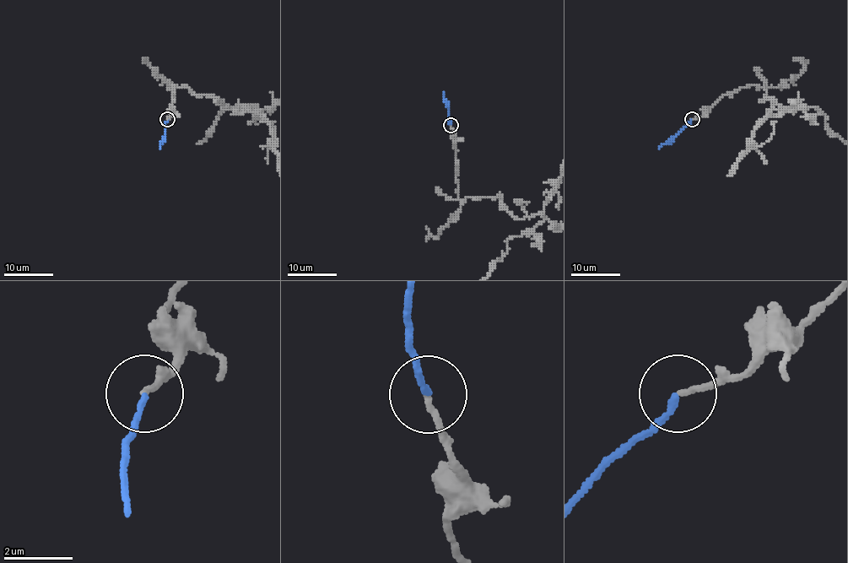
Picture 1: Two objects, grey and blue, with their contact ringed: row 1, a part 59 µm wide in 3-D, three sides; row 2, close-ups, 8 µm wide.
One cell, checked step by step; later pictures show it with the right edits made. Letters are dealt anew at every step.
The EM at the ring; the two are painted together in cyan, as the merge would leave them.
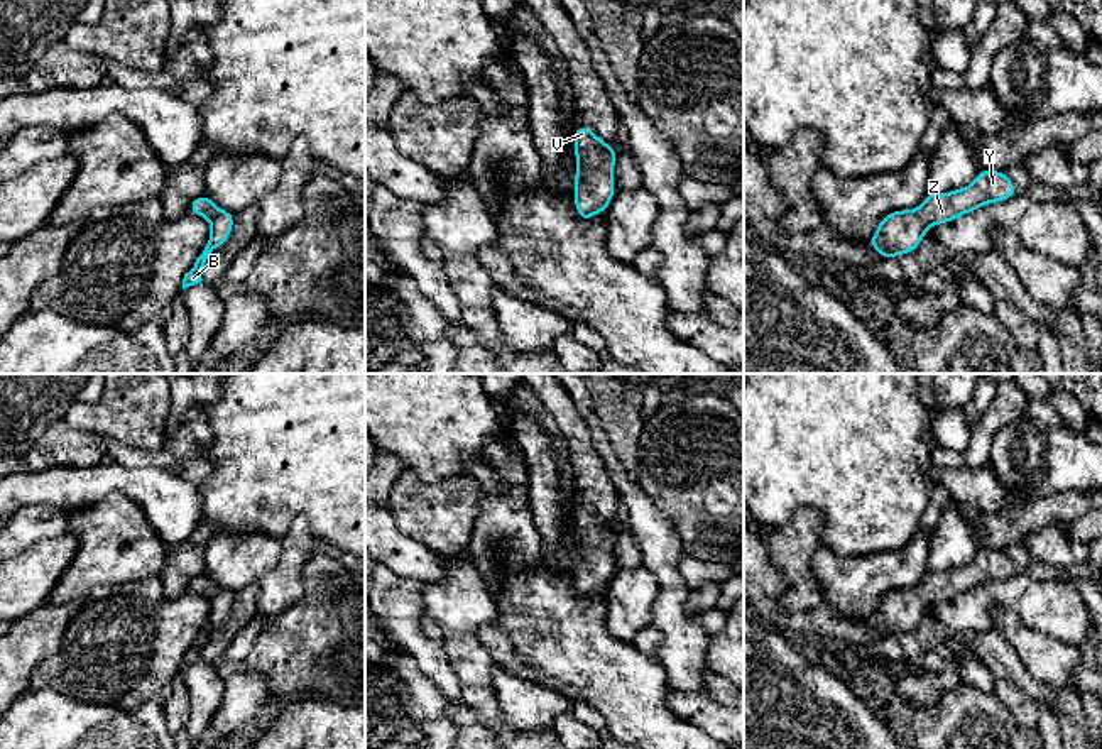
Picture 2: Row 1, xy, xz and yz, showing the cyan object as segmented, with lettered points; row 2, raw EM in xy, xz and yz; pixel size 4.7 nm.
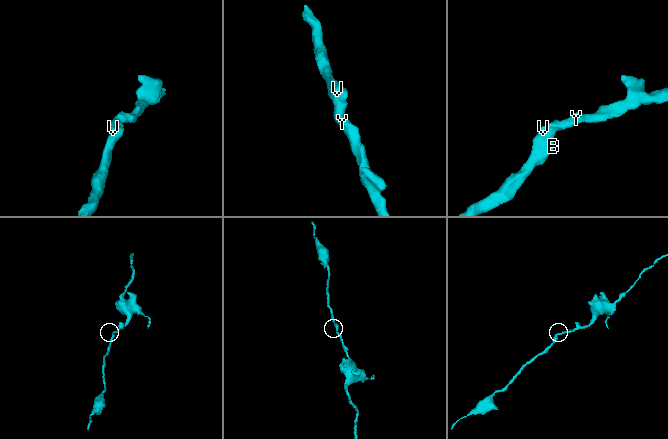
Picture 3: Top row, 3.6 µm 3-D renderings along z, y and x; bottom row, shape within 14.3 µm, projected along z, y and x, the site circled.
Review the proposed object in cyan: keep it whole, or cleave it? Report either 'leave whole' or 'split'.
leave whole

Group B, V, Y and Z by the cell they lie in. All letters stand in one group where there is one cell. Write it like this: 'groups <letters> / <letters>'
groups B V Y Z

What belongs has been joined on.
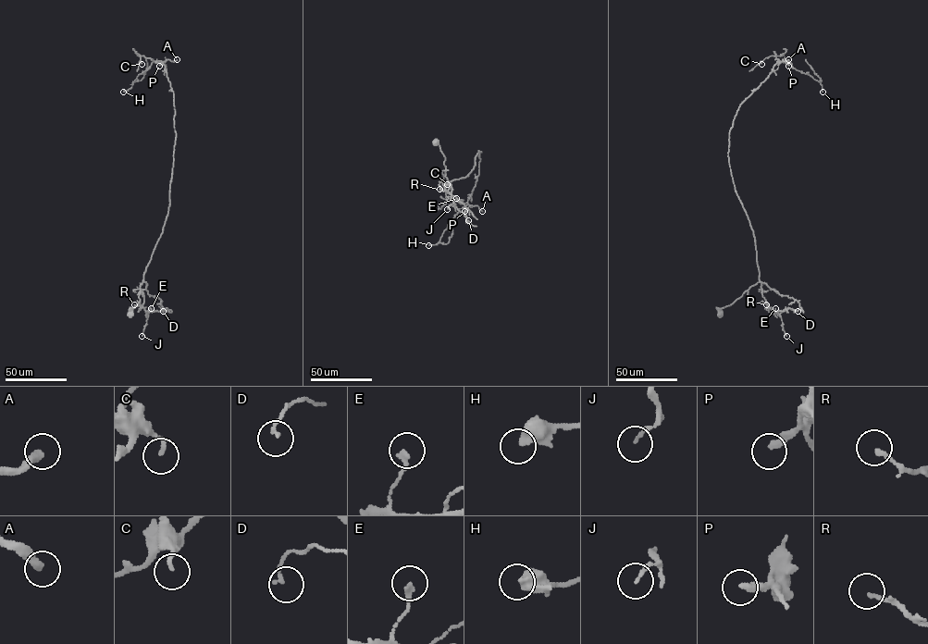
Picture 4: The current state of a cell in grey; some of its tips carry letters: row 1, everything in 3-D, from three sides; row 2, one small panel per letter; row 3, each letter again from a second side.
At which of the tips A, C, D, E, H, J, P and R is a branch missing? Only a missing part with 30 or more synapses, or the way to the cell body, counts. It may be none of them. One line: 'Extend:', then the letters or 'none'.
Extend: A, P

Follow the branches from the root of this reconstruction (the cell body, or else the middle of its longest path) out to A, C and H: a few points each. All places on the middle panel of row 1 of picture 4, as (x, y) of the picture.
A: (436, 142), (445, 157), (448, 182), (467, 176), (481, 152), (478, 175), (467, 204), (482, 211)
C: (436, 142), (445, 157), (448, 182), (467, 176), (481, 152), (478, 175), (466, 203), (447, 200), (447, 184)
H: (436, 142), (445, 157), (448, 182), (467, 176), (481, 152), (467, 204), (458, 210), (438, 244), (428, 245)

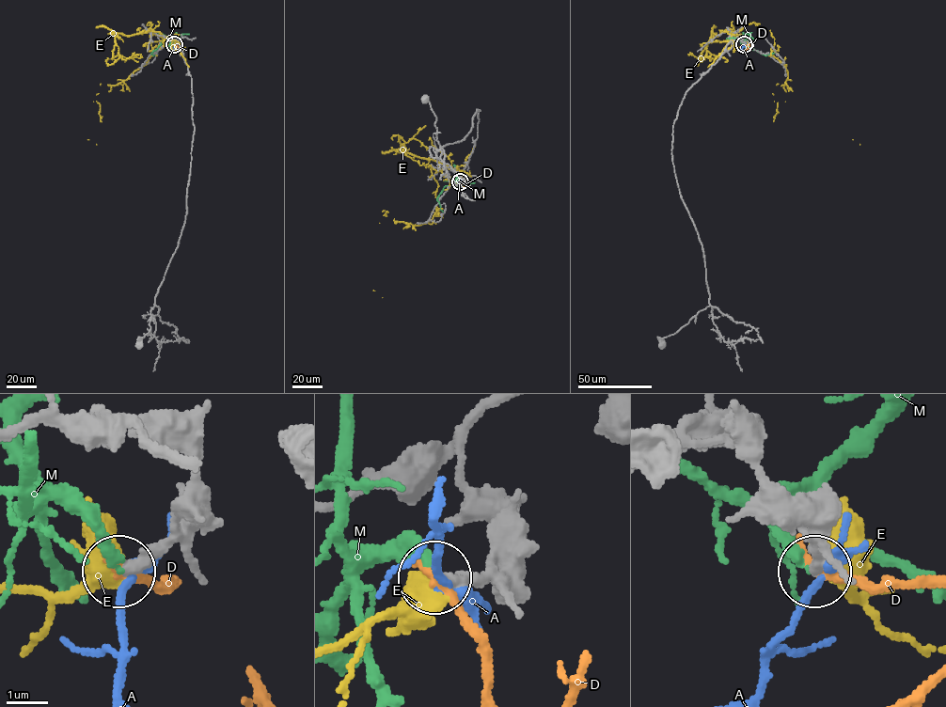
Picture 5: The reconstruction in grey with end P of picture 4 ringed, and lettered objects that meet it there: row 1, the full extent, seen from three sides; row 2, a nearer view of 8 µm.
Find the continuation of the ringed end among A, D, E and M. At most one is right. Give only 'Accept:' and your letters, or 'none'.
Accept: none

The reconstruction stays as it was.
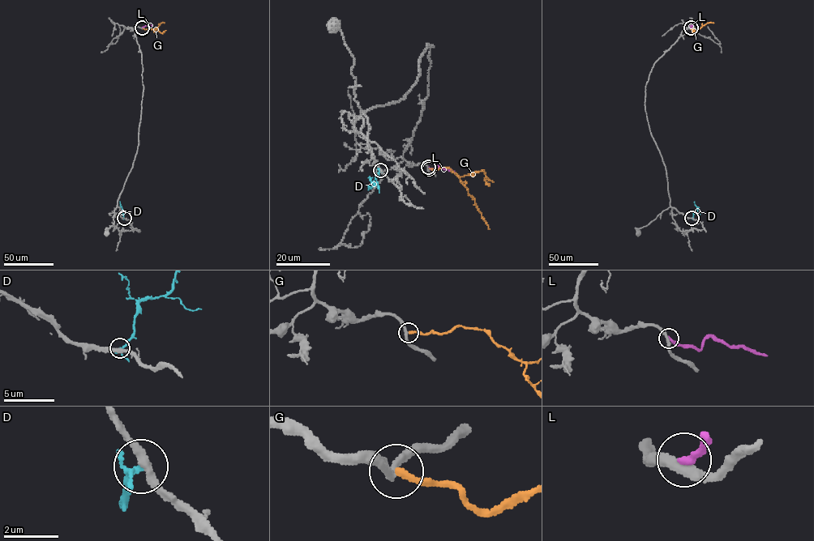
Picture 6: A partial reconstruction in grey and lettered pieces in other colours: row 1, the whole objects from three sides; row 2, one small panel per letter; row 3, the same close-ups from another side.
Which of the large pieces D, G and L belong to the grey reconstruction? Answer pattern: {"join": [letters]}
{"join": ["D"]}

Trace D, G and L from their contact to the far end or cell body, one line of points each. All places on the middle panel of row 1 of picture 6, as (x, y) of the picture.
D: (380, 170), (376, 185), (368, 177)
G: (428, 168), (447, 167), (459, 176), (489, 228)
L: (427, 167), (455, 172)

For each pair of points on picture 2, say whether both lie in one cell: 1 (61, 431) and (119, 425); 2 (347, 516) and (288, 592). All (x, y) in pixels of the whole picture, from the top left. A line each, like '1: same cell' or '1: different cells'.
1: different cells
2: different cells

